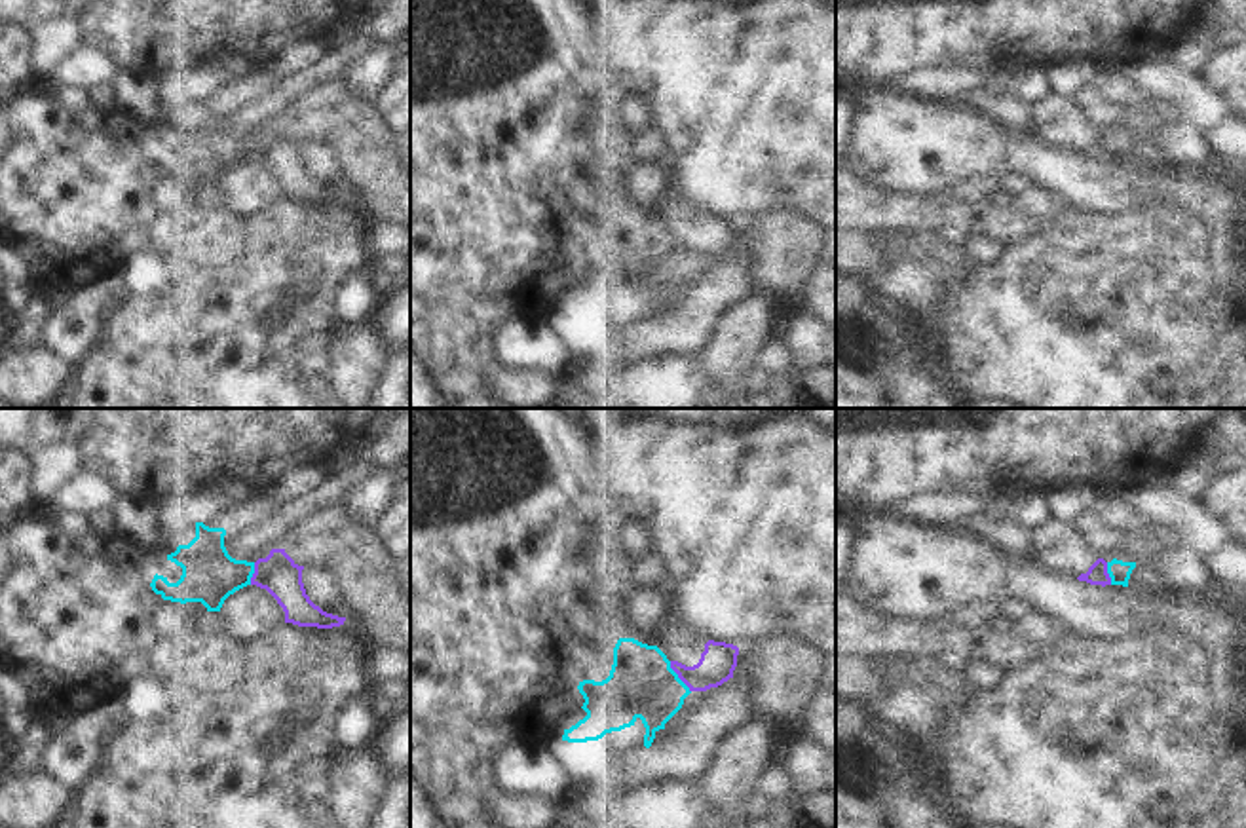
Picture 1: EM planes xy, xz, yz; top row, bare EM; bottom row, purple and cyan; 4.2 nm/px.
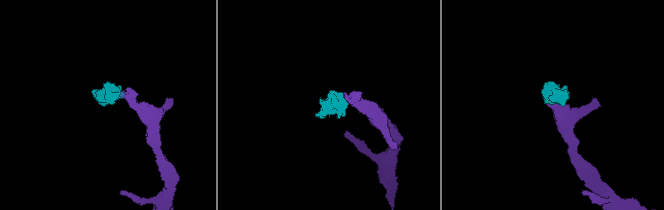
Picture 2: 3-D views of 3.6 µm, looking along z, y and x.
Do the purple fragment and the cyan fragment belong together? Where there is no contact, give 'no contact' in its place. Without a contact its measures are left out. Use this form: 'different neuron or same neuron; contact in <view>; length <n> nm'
different neuron; contact in xz; length 160 nm

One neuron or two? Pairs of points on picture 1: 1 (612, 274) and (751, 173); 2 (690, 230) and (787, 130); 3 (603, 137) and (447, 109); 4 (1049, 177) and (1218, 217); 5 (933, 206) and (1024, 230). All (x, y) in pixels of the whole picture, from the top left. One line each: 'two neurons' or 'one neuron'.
1: two neurons
2: two neurons
3: one neuron
4: one neuron
5: one neuron

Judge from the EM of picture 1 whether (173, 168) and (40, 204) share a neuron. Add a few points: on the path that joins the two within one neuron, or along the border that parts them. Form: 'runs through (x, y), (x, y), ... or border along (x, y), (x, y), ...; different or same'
runs through (141, 168), (97, 168), (73, 179); same

